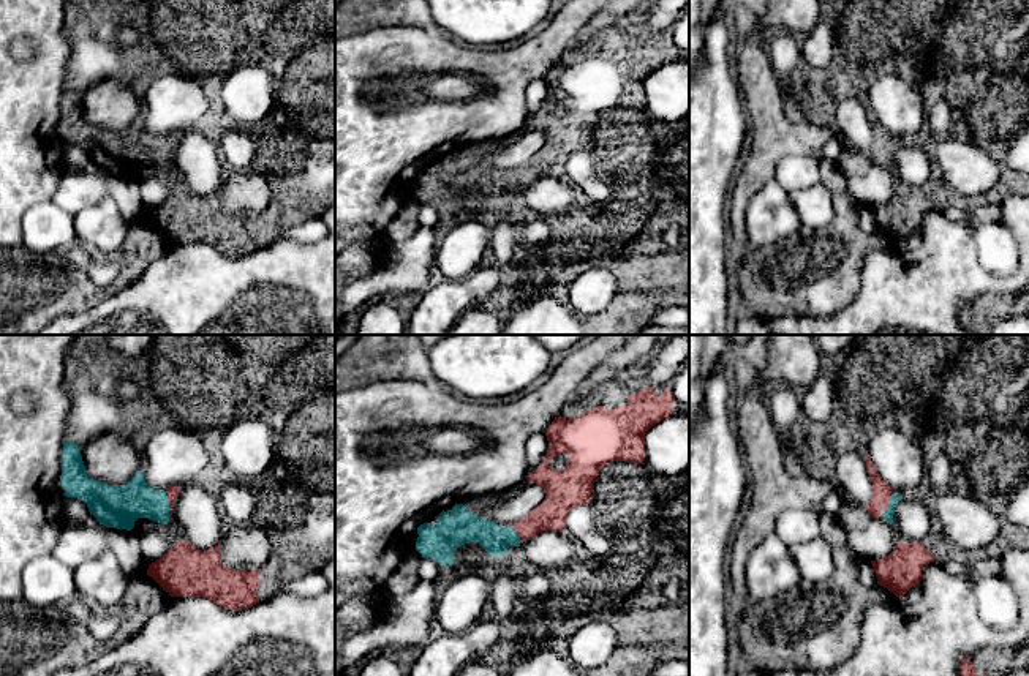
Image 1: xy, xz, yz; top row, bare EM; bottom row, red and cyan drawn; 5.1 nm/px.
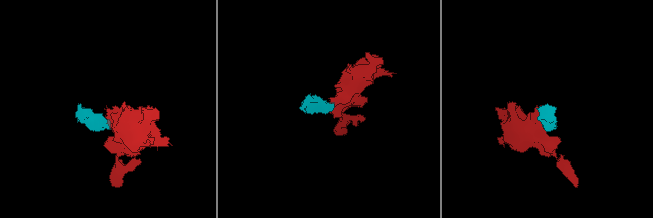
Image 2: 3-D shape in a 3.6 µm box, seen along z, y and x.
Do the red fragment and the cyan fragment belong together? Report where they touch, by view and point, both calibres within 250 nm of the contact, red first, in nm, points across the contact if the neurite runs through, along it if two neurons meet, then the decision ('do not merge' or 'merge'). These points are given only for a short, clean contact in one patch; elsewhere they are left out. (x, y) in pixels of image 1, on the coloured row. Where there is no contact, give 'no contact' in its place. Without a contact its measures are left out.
contact xy (169, 506); calibres 60 and 220 nm; way xy (173, 491), (169, 495), (169, 506), (120, 506); merge

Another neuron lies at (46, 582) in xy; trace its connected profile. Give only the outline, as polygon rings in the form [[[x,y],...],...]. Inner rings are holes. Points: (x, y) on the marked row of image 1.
[[[52,554],[40,556],[24,567],[22,600],[28,605],[65,605],[76,597],[74,570]]]

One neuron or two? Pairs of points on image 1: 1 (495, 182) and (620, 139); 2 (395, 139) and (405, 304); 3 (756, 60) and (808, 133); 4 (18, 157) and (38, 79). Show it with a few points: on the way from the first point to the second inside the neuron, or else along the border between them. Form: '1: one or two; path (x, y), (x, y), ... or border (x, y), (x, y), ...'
1: one; path (527, 174), (542, 165), (568, 139), (588, 139)
2: two; border (421, 292), (395, 294), (388, 300)
3: one; path (757, 82), (764, 106), (786, 128)
4: one; path (18, 138), (18, 106), (26, 98)

